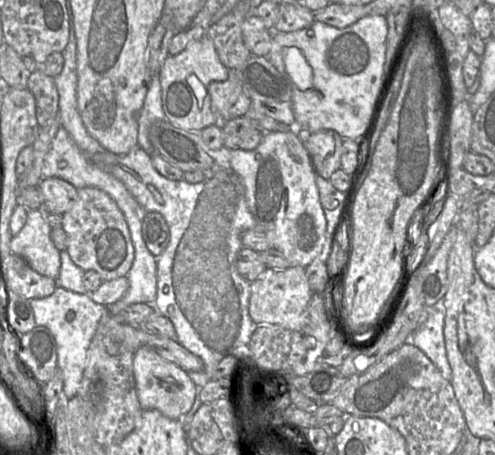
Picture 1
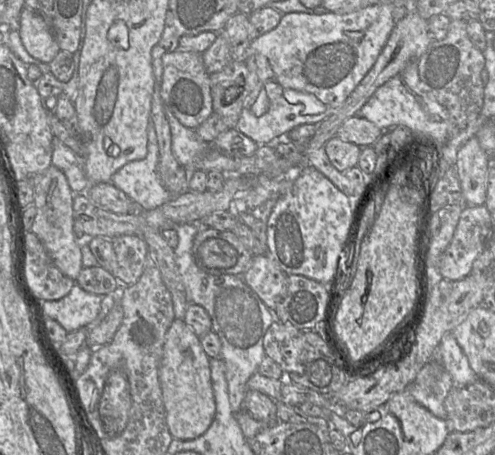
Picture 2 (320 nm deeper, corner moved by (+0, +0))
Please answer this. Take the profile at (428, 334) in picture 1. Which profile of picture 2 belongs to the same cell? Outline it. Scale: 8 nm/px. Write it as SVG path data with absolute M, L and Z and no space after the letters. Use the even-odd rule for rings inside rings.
M446 333L442 337L432 359L440 360L455 385L470 385L478 379L453 333Z

